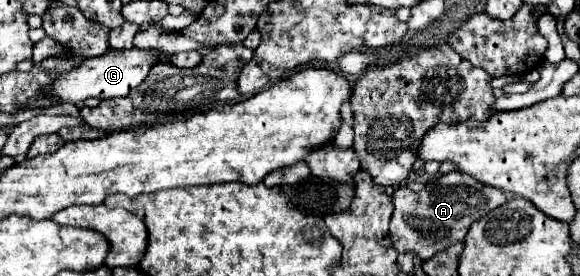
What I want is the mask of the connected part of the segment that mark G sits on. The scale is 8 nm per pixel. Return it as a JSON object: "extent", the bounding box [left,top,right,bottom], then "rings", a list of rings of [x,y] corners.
{"extent":[44,48,158,104],"rings":[[[128,48],[128,50],[108,50],[100,58],[86,58],[80,68],[70,70],[68,74],[62,74],[52,86],[46,86],[44,92],[50,96],[58,96],[60,102],[76,104],[80,100],[86,100],[90,96],[106,100],[116,96],[126,96],[132,88],[136,88],[150,72],[154,64],[158,64],[158,50],[140,50],[140,48]]]}

